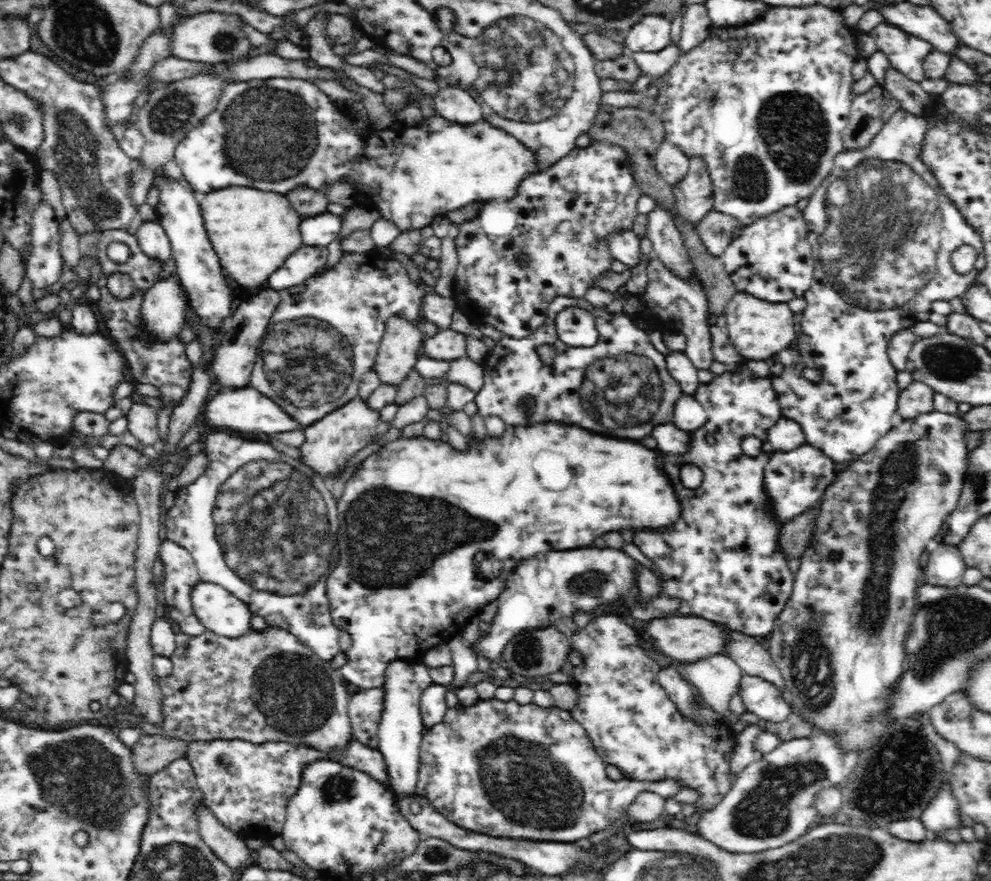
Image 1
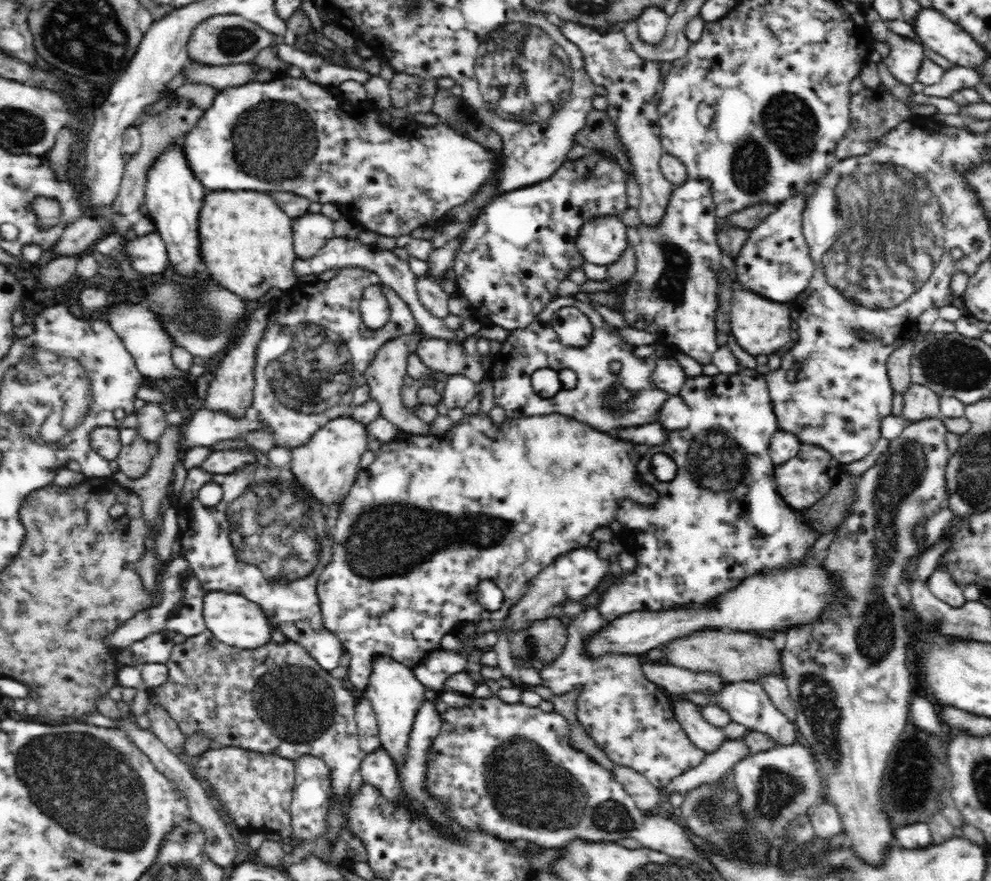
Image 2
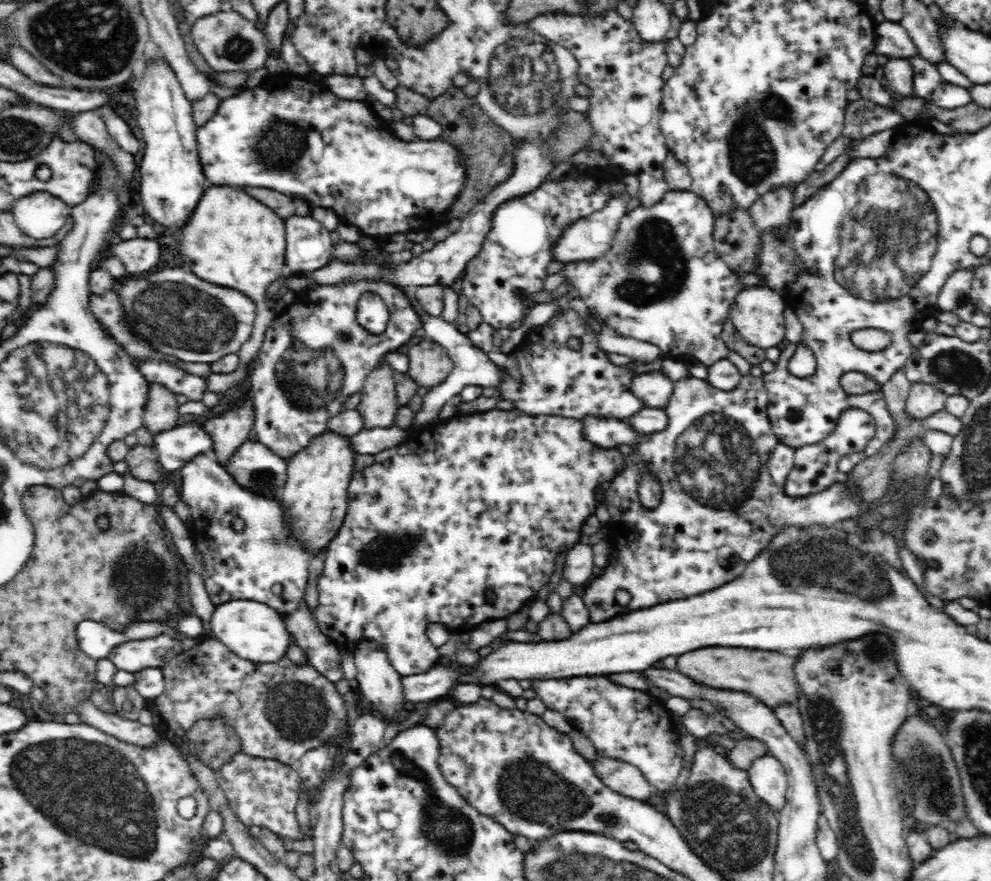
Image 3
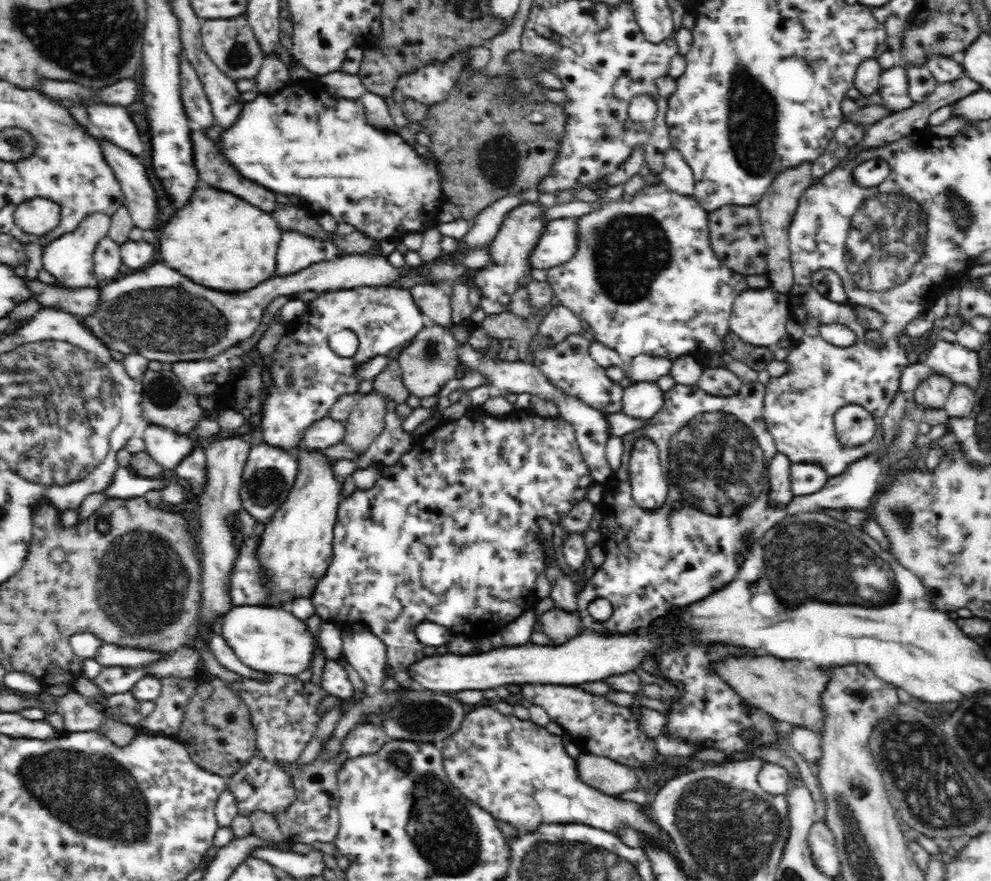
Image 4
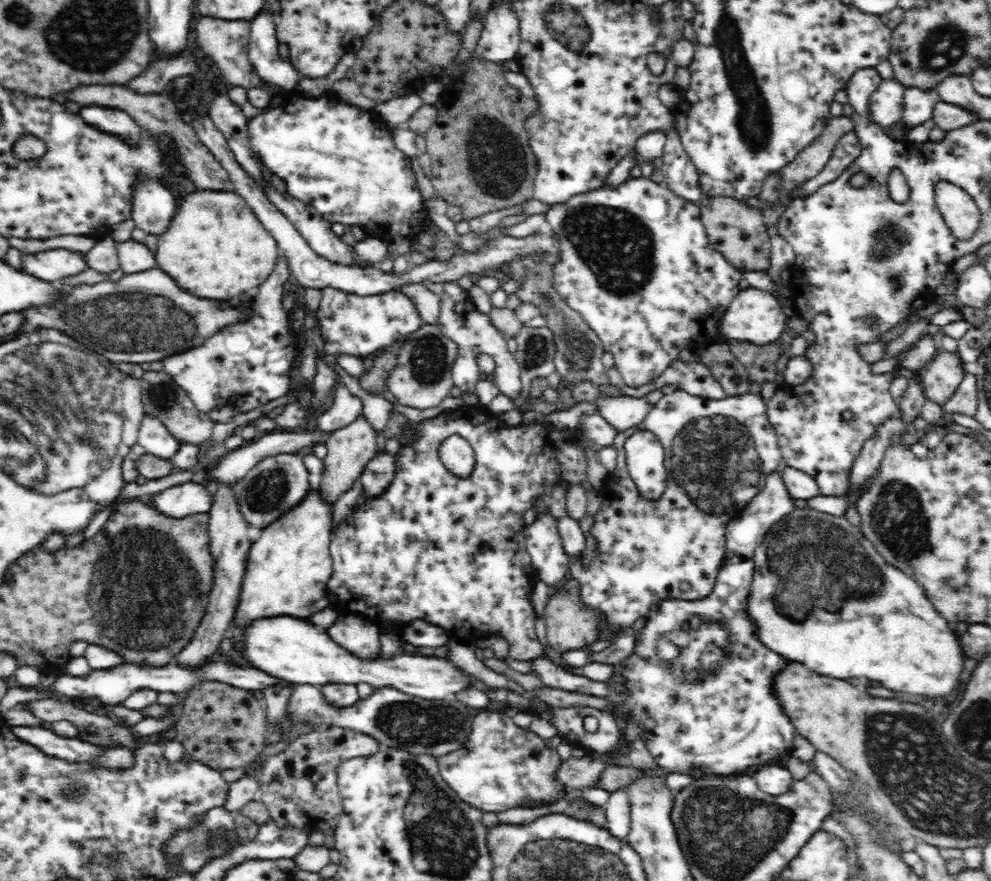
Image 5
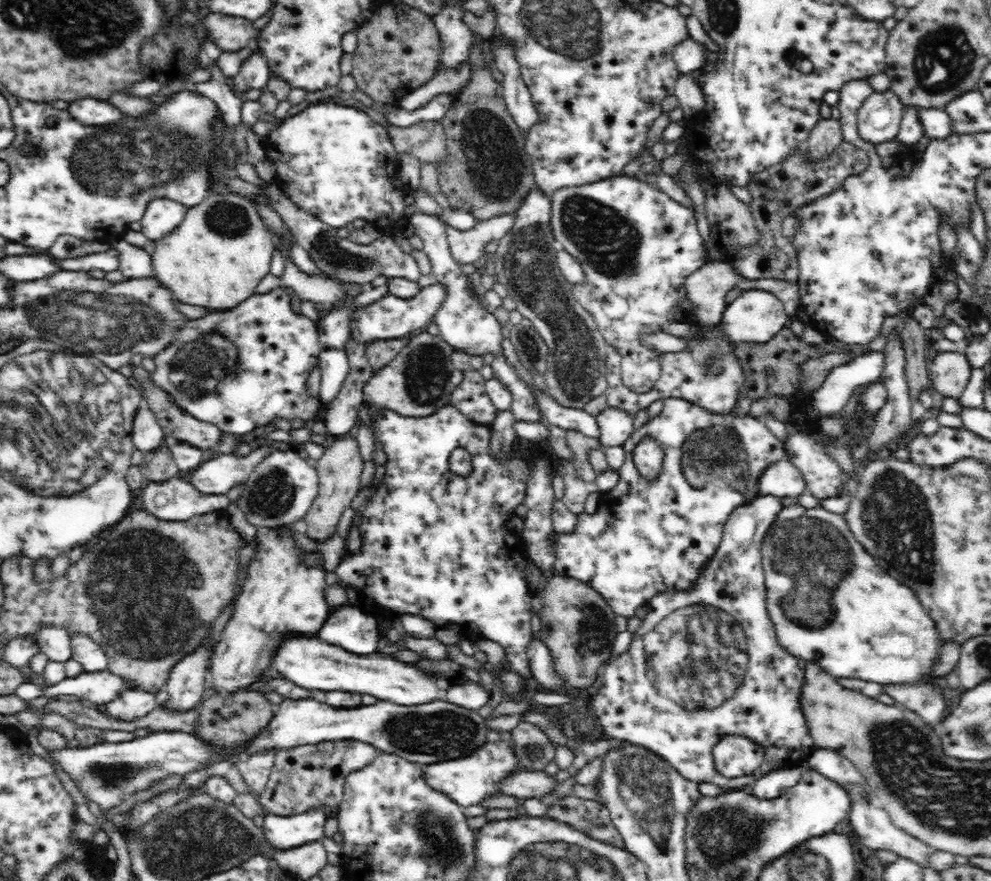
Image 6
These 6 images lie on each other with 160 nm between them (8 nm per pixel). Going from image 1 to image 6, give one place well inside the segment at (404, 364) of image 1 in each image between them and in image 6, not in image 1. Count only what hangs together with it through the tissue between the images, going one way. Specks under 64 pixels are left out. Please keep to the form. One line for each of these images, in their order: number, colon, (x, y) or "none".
2: (384, 377)
3: (378, 405)
4: (366, 421)
5: (348, 449)
6: (338, 471)

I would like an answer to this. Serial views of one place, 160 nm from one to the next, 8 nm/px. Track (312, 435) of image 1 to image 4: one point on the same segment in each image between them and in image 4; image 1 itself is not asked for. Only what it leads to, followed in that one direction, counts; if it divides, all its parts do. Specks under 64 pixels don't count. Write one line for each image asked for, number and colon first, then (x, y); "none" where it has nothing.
2: (326, 466)
3: (314, 499)
4: (295, 548)

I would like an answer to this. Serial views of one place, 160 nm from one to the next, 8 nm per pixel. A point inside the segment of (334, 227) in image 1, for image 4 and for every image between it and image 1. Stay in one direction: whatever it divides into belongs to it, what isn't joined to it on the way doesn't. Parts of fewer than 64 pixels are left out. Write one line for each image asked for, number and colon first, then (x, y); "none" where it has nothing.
2: (311, 232)
3: (308, 247)
4: (295, 251)

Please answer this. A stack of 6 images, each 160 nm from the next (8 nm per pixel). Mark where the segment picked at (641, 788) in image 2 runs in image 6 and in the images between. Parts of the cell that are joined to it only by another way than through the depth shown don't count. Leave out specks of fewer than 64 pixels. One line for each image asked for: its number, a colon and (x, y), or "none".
3: (624, 778)
4: (605, 775)
5: (577, 773)
6: (522, 785)

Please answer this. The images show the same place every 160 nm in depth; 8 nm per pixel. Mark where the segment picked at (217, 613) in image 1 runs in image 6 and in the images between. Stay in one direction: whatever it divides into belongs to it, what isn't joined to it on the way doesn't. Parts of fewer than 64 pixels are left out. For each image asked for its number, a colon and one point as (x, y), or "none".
2: (232, 619)
3: (256, 632)
4: (274, 641)
5: (292, 649)
6: (313, 664)

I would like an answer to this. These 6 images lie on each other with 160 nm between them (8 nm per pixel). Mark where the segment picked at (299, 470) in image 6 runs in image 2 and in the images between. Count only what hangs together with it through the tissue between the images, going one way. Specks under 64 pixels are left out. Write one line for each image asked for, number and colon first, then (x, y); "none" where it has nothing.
2: (223, 461)
3: (254, 466)
4: (269, 474)
5: (273, 486)

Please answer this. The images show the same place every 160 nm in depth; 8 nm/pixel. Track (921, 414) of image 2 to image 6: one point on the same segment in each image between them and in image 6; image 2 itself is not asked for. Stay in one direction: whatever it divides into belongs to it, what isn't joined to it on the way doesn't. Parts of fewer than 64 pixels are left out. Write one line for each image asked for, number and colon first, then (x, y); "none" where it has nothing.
3: (924, 400)
4: (932, 393)
5: (940, 377)
6: (950, 372)

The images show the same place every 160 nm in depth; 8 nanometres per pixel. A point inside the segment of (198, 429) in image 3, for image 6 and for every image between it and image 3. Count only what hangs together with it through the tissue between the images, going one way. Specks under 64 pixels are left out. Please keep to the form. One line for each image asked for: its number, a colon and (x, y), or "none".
4: (166, 447)
5: (154, 437)
6: (147, 434)

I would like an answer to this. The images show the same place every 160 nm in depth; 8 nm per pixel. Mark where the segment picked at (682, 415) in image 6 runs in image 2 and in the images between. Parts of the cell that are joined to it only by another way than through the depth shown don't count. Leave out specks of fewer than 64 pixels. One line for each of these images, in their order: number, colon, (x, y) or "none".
2: (705, 535)
3: (719, 509)
4: (714, 450)
5: (718, 452)

